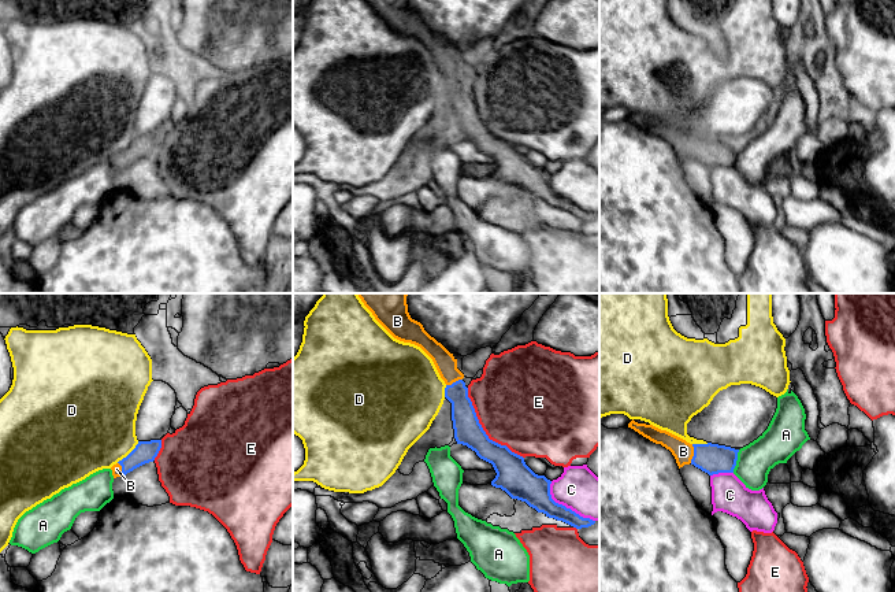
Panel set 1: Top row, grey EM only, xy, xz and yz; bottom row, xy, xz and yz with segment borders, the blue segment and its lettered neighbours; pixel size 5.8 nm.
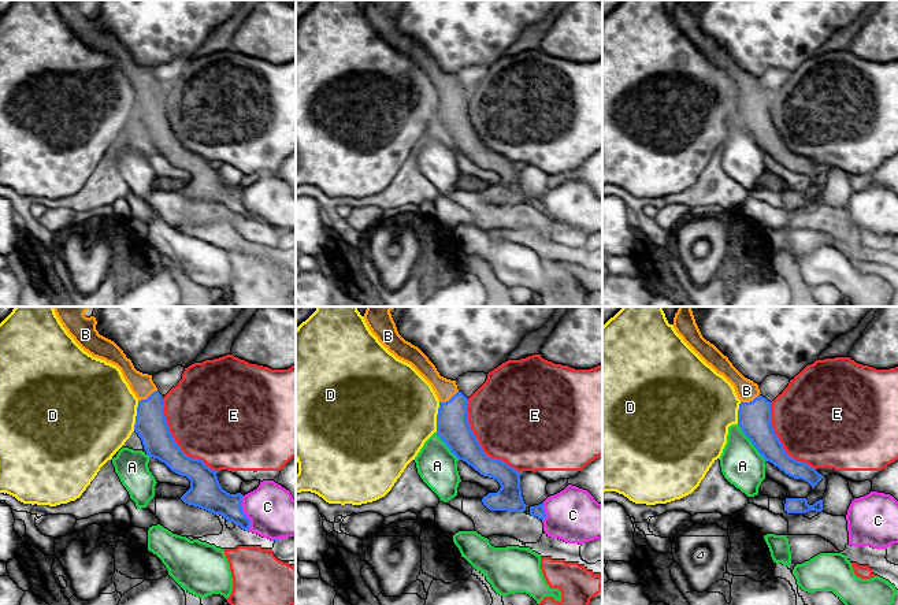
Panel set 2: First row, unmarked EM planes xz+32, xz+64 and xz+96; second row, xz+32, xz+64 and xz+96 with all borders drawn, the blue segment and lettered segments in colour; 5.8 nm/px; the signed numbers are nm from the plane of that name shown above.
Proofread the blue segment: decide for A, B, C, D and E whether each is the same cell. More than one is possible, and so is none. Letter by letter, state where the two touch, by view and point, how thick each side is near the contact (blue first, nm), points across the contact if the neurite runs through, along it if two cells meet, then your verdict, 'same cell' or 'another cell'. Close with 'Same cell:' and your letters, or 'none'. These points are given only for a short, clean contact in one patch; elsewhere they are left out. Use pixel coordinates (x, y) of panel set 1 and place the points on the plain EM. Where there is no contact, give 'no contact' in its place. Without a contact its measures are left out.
A: meets blue in yz at (736, 152); 180 nm thick on the blue side, 220 nm on the other; border along yz (739, 143), (732, 165); another cell
B: meets blue in yz at (694, 147); 180 nm thick on the blue side, 120 nm on the other; runs through yz (710, 151), (694, 147), (683, 144); same cell
C: meets blue in xz at (564, 199); 180 nm thick on the blue side, 260 nm on the other; another cell
D: meets blue in xy at (129, 147); 130 nm thick on the blue side, 460 nm on the other; border along xy (138, 134), (117, 155); another cell
E: meets blue in xz at (483, 124); 160 nm thick on the blue side, 480 nm on the other; another cell
Same cell: B

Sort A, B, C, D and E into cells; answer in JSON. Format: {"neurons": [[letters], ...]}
{"neurons": [["A"], ["B"], ["C"], ["D"], ["E"]]}

